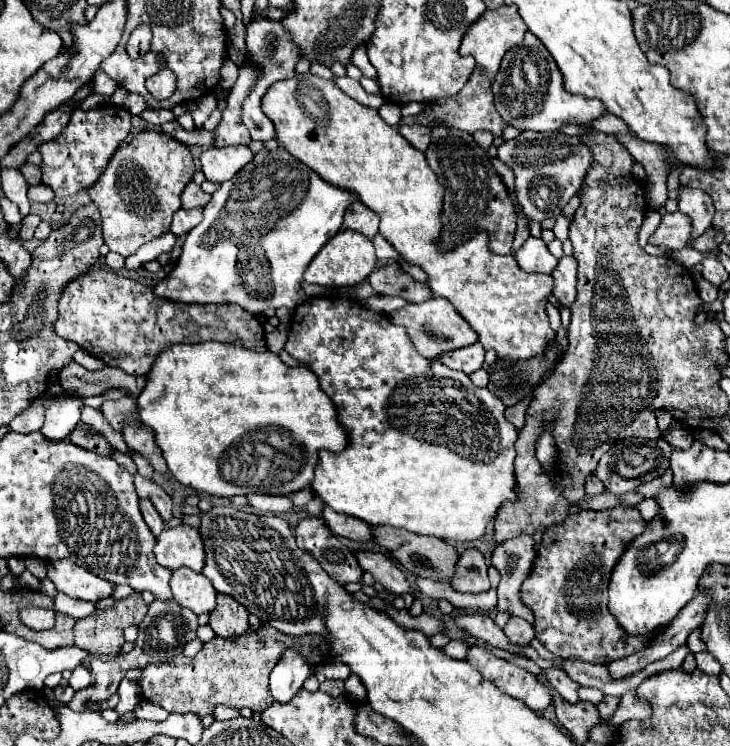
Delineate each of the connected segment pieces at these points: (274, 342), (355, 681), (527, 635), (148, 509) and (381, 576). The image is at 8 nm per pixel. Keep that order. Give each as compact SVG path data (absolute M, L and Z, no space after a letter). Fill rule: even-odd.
M279 324L273 332L269 332L265 338L267 338L267 348L273 352L273 354L279 354L287 342L287 324Z
M351 674L351 676L345 680L345 692L347 692L355 702L361 702L361 700L367 698L365 686L363 686L363 682L359 680L359 676L355 676L355 674Z
M517 616L509 618L509 622L505 624L503 632L513 644L529 644L535 638L533 626L529 622L525 622L523 618L517 618Z
M141 500L141 514L143 514L147 526L151 528L151 532L153 532L155 536L159 536L161 530L165 528L165 522L161 520L159 512L155 510L155 506L153 506L149 500Z
M357 552L357 560L361 562L361 568L371 572L375 582L379 582L387 592L403 596L403 594L413 594L411 584L407 582L405 574L395 566L395 562L381 554L381 552Z

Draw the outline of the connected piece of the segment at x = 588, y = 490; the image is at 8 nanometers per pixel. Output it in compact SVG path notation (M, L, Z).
M595 474L587 476L587 480L585 480L583 488L585 488L585 494L587 494L587 496L595 496L595 494L601 494L601 492L605 490L605 488L603 488L603 484L601 484L601 480L597 480L597 476L595 476Z

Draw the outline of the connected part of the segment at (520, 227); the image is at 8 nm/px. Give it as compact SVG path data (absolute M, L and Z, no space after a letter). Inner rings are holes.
M521 214L517 220L519 220L519 224L517 224L517 236L515 236L515 242L513 242L513 250L511 250L511 254L513 254L513 256L515 256L517 248L521 248L521 244L525 242L525 238L529 238L529 226L527 226L529 218L527 218L525 214Z

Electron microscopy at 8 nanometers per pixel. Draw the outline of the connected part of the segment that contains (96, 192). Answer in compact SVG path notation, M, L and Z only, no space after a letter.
M145 130L133 142L129 142L127 146L121 146L113 154L105 172L101 174L101 178L89 192L91 200L99 206L99 212L103 218L103 238L105 238L105 244L109 246L109 250L127 258L127 256L135 254L145 242L169 232L171 218L181 208L179 196L181 196L183 188L189 184L189 180L193 178L193 172L195 172L195 164L193 164L189 148L181 142L175 142L173 138L169 138L165 134Z

